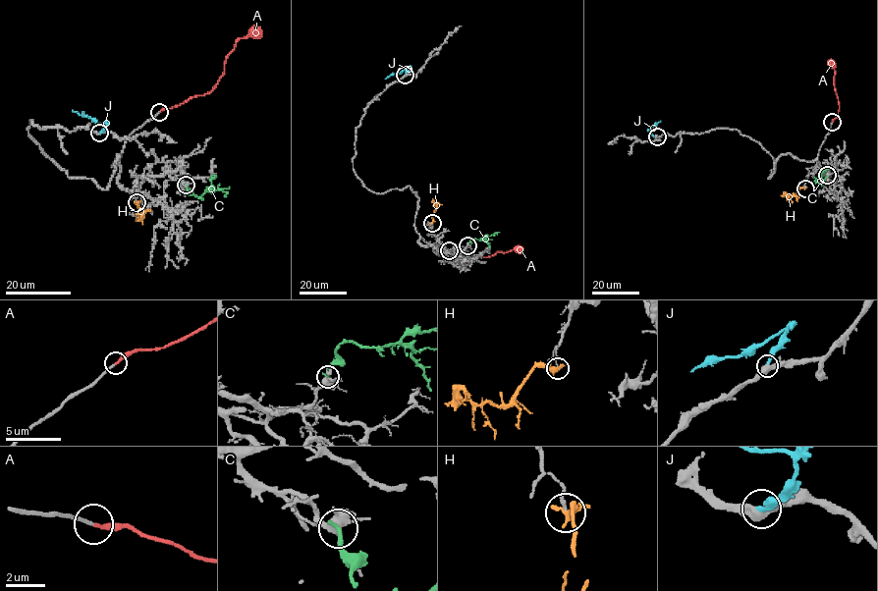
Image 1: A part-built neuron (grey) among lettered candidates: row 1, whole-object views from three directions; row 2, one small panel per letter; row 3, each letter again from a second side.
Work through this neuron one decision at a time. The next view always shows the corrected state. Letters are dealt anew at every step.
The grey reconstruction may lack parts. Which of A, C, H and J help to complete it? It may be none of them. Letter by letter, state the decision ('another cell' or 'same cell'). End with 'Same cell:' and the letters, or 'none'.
A: same cell
C: another cell
H: another cell
J: another cell
Same cell: A

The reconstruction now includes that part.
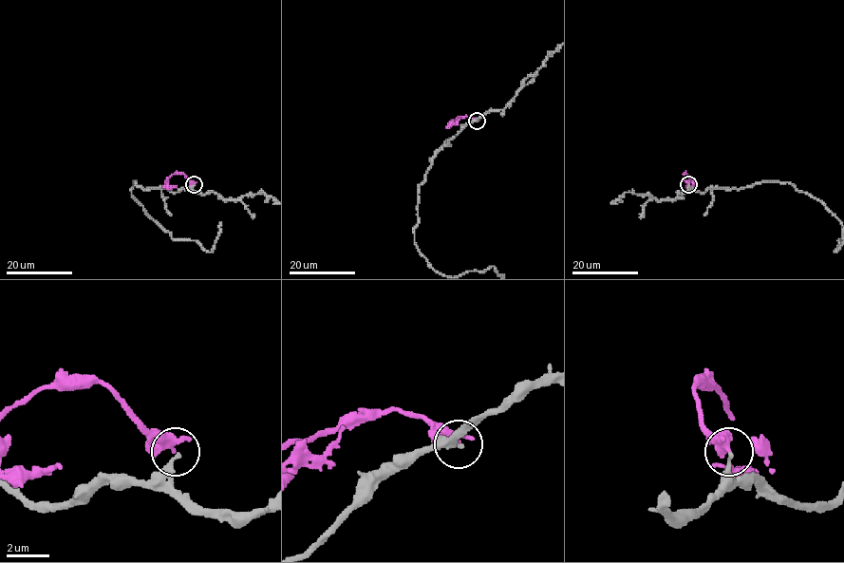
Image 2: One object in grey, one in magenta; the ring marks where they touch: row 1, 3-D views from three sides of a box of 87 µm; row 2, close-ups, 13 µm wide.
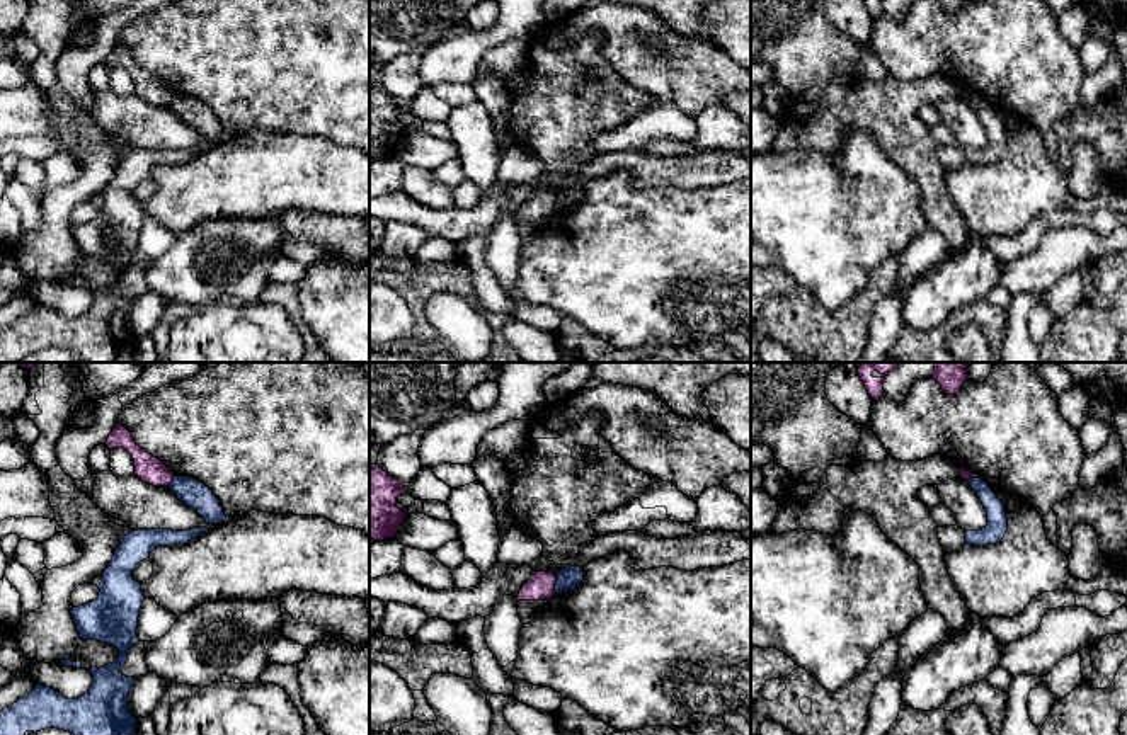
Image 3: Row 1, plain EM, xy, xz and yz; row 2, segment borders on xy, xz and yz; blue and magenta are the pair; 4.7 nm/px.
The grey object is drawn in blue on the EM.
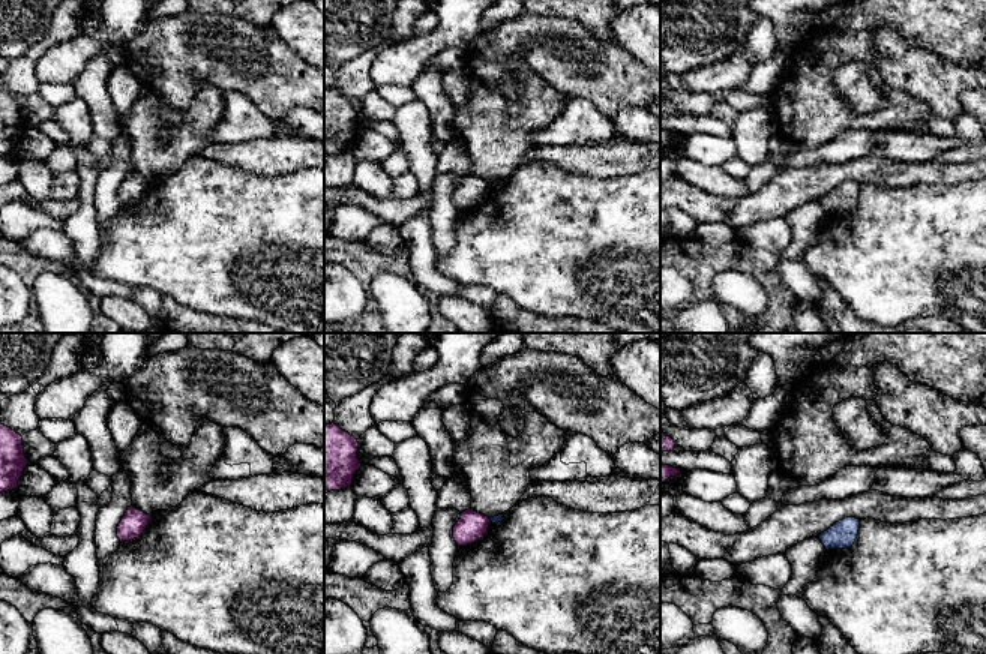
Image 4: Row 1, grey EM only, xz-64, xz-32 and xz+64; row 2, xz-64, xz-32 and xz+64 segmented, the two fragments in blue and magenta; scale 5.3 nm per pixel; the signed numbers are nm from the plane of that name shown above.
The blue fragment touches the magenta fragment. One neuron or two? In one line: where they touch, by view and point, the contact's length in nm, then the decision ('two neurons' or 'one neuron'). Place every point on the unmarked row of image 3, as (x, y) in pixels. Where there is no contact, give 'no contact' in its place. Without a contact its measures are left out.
xz (555, 203) | 90 nm | two neurons

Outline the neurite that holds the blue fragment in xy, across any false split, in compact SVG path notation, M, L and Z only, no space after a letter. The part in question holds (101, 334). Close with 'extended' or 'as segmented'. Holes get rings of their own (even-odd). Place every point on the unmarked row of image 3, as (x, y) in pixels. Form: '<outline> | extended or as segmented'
M138 148L121 158L102 192L99 216L72 230L80 257L116 265L117 277L106 286L87 288L94 303L77 318L36 303L27 315L0 330L0 362L19 362L27 350L46 347L70 350L85 362L134 362L138 339L129 330L128 315L136 298L119 291L128 282L129 267L141 260L136 250L145 214L131 191L155 167L186 163L208 150Z | as segmented

